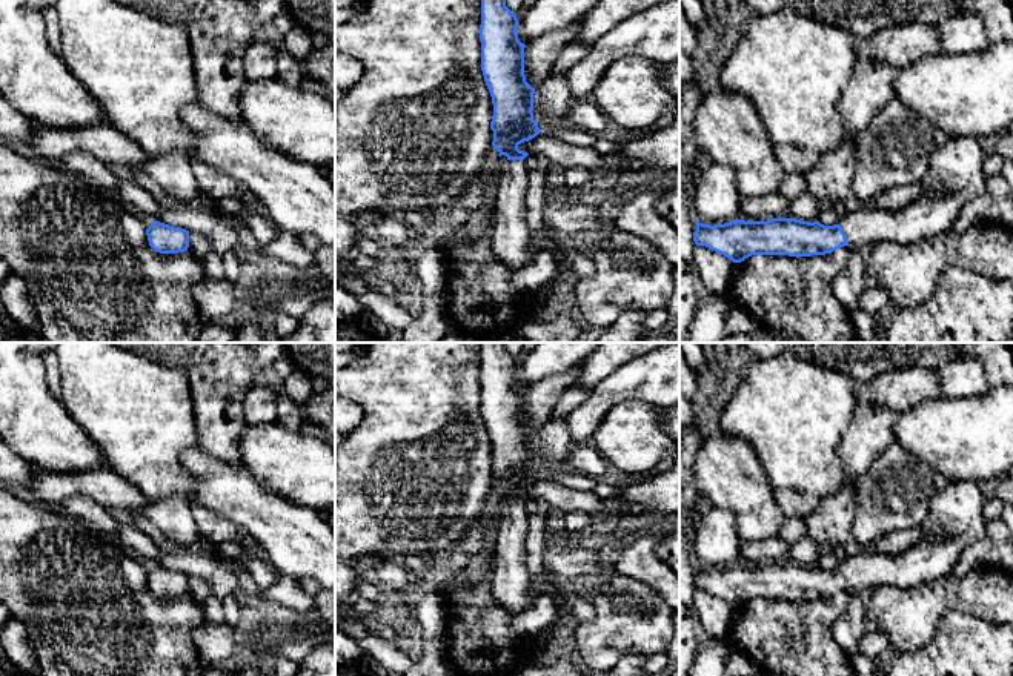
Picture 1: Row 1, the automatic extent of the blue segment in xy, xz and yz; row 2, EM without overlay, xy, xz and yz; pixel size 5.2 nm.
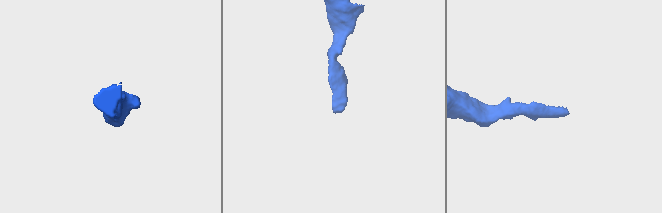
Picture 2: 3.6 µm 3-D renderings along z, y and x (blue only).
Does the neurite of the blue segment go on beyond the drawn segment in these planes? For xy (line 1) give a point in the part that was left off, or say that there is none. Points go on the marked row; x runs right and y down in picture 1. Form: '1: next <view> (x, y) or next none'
1: next none

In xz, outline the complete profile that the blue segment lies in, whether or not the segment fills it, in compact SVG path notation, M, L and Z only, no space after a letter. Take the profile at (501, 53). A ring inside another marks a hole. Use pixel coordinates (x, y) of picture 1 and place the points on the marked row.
M481 0L481 71L486 86L492 97L493 115L490 129L493 131L492 146L507 161L500 164L500 180L497 186L497 200L492 217L492 252L500 263L512 270L529 266L533 260L530 255L532 234L527 226L526 192L529 189L529 171L524 158L529 155L518 146L535 138L541 129L533 120L533 94L535 89L526 81L524 75L524 43L516 34L518 18L506 6L506 0Z

